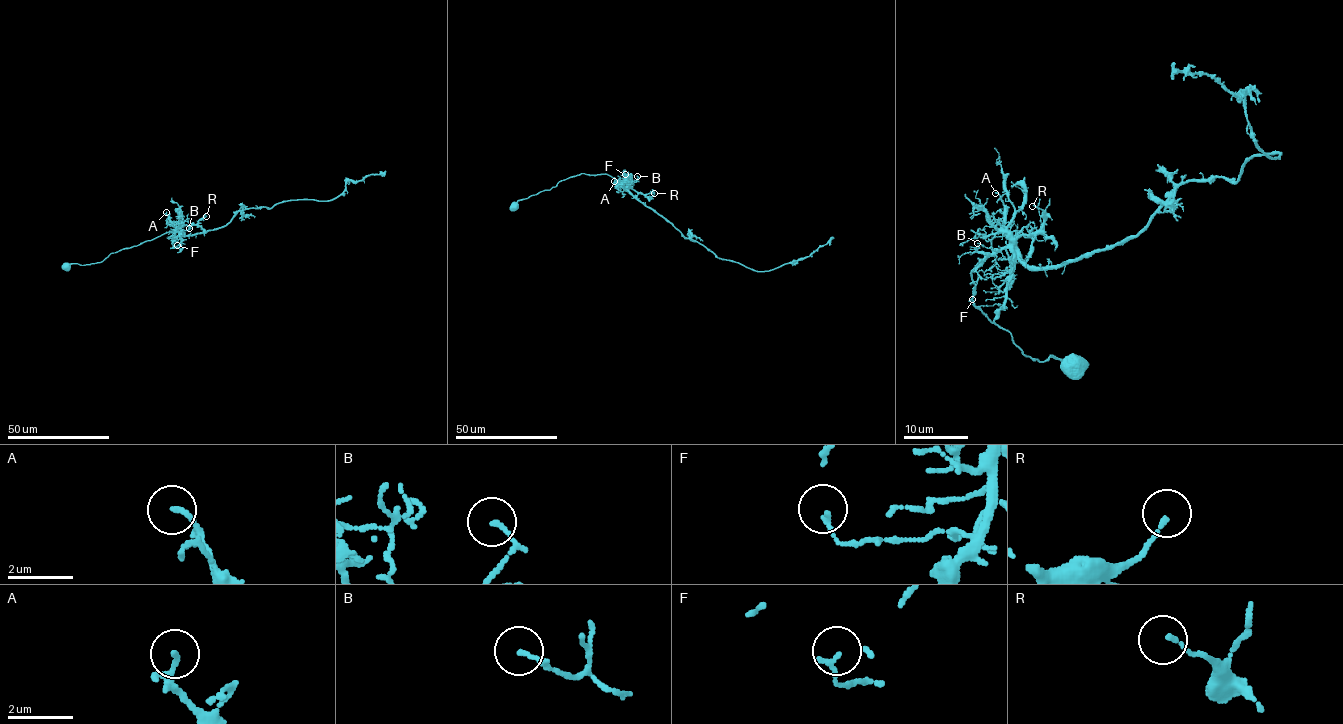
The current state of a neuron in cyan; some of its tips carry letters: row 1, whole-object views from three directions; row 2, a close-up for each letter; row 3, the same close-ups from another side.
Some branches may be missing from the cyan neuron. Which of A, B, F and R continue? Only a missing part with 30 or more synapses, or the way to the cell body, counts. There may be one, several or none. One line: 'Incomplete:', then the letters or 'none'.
Incomplete: none

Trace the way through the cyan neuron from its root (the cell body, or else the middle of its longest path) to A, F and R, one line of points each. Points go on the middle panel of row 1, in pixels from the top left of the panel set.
A: (514, 207), (520, 200), (550, 189), (560, 181), (582, 173), (606, 174), (623, 186), (614, 181)
F: (514, 207), (520, 200), (582, 173), (606, 174), (627, 186), (625, 174)
R: (514, 207), (520, 200), (550, 189), (560, 181), (582, 173), (606, 174), (647, 197), (654, 193)

